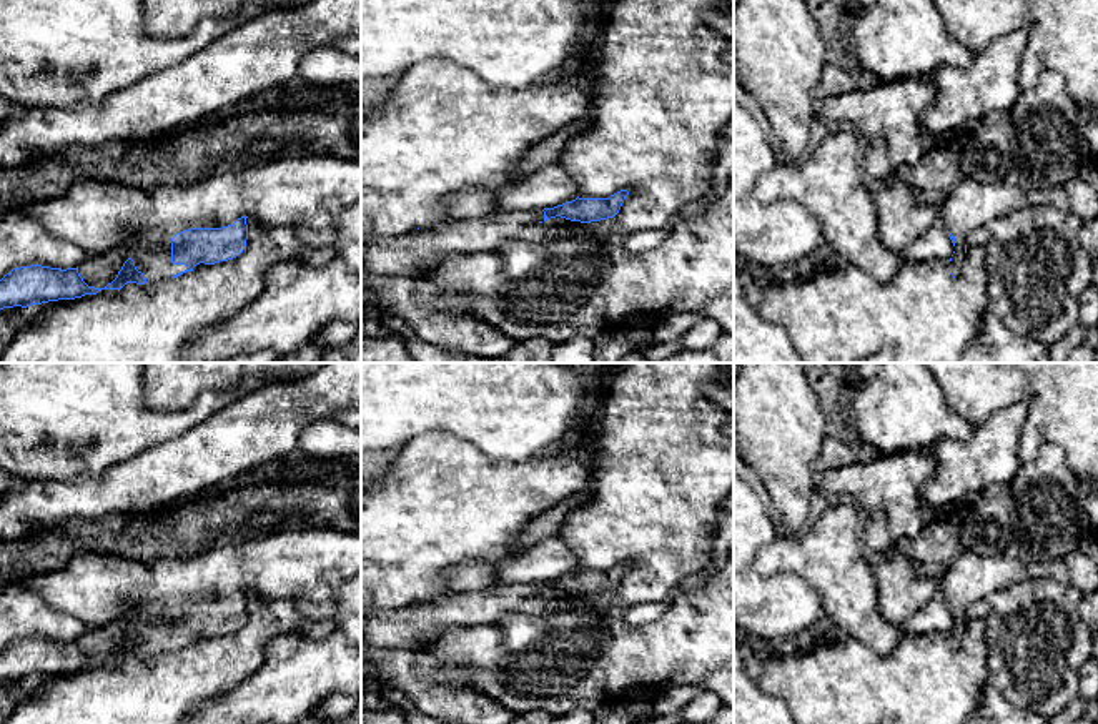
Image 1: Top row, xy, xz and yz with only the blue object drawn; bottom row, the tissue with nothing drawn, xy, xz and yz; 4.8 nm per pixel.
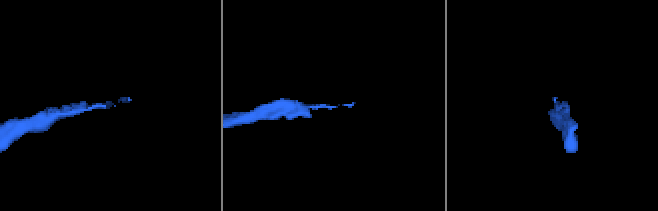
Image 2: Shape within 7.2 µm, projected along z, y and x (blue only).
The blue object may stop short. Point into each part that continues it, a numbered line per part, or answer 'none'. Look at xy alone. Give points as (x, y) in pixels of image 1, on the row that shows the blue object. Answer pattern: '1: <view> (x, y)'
1: xy (295, 190)

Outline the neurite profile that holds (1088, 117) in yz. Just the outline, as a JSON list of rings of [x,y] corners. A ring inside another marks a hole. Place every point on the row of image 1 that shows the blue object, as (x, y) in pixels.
[[[1085,107],[1080,110],[1083,135],[1088,141],[1090,158],[1085,166],[1085,178],[1098,195],[1098,115],[1095,110]]]

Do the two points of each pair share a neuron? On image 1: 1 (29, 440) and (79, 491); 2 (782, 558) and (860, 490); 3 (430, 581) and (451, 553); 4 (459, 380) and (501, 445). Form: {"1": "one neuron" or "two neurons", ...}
{"1": "two neurons", "2": "two neurons", "3": "one neuron", "4": "one neuron"}

